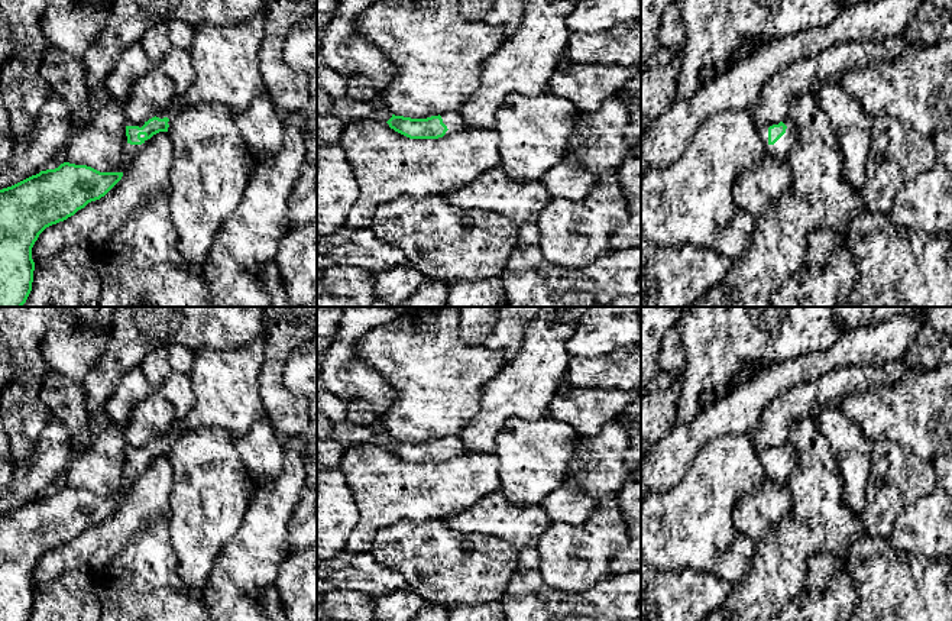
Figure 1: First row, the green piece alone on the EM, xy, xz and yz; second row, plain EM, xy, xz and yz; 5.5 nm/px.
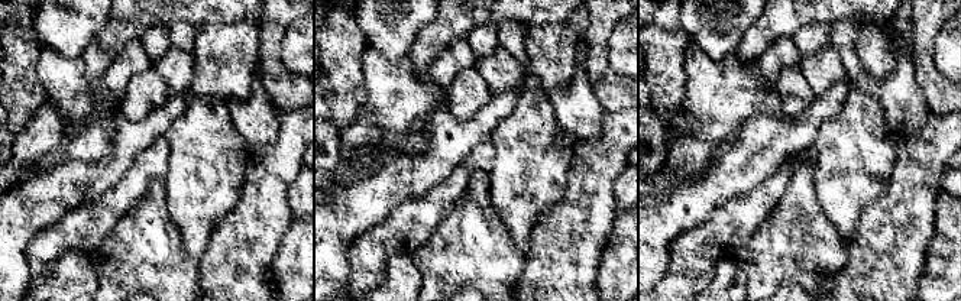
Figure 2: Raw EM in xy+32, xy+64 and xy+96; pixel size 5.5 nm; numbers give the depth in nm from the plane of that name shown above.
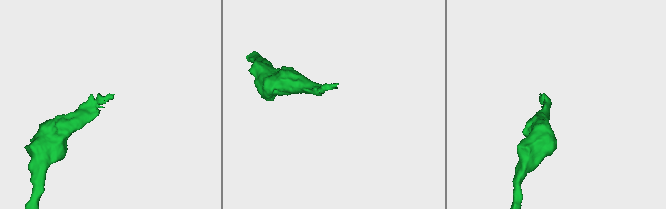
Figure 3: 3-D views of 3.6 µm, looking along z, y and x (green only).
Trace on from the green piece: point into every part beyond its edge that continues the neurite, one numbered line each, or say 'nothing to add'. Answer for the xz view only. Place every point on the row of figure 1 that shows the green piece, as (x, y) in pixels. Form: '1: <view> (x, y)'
1: xz (453, 120)

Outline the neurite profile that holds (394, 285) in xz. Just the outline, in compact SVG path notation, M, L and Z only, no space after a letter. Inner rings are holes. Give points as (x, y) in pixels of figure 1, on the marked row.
M404 265L375 274L375 295L396 307L425 281L421 271Z

